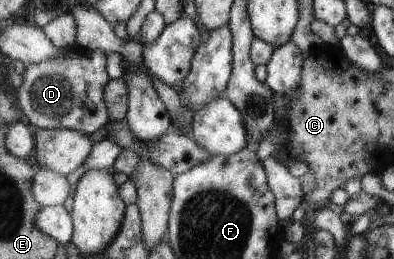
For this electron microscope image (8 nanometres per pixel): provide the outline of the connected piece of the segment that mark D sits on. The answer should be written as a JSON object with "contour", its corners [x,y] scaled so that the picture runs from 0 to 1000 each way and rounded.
{"contour":[[[198,178],[168,181],[170,208],[122,236],[63,251],[58,313],[43,347],[43,398],[76,467],[81,494],[178,494],[218,521],[244,514],[284,467],[266,386],[266,328],[282,309],[272,270],[272,201],[256,189],[226,193]]]}

